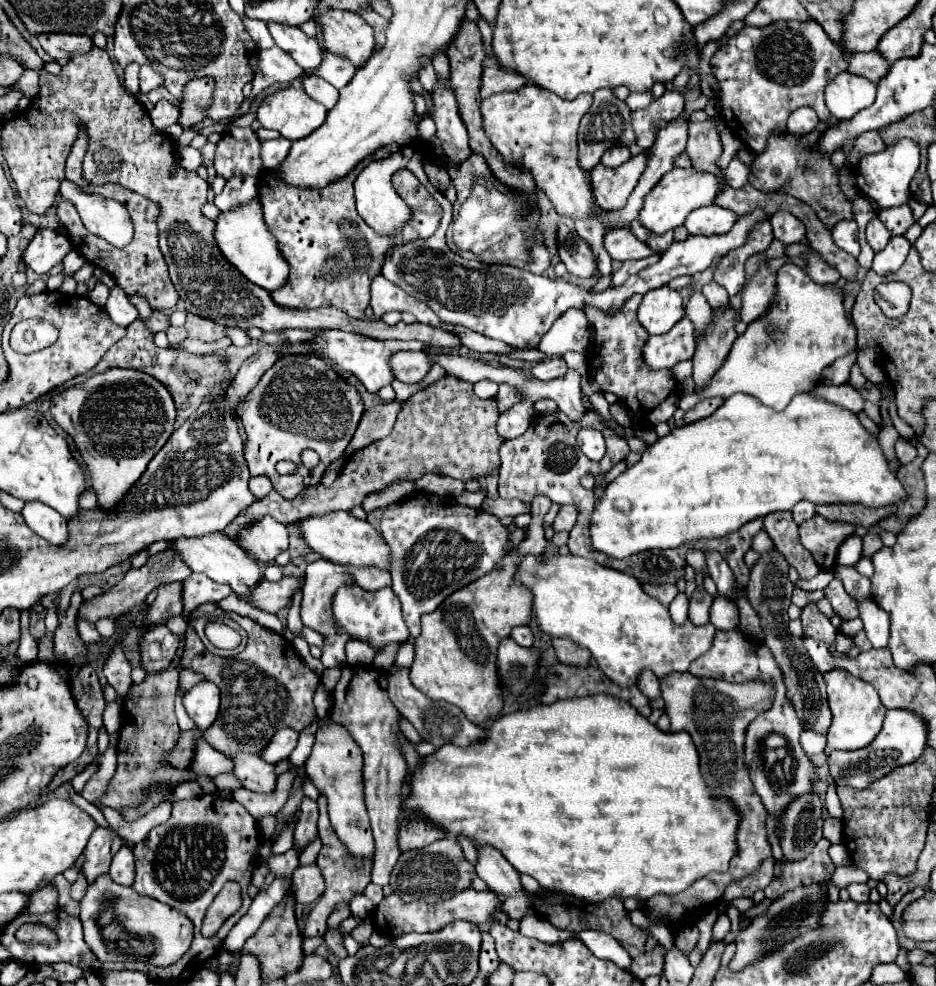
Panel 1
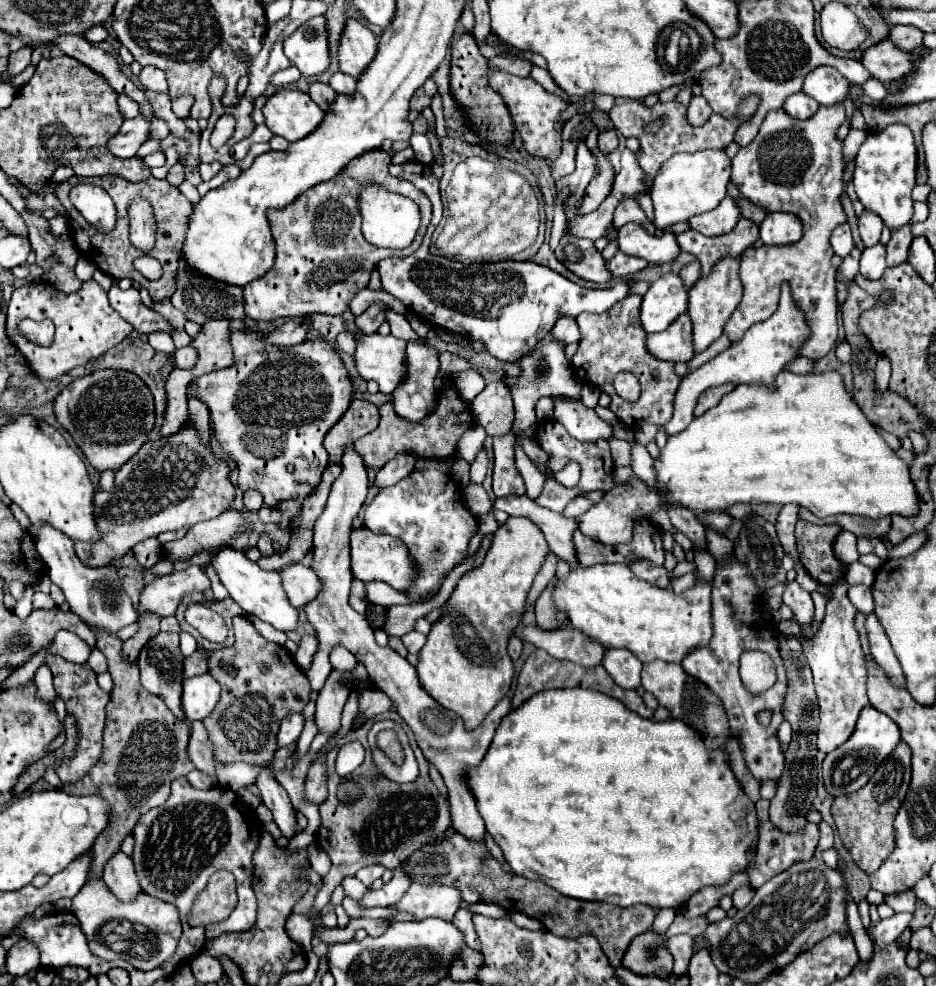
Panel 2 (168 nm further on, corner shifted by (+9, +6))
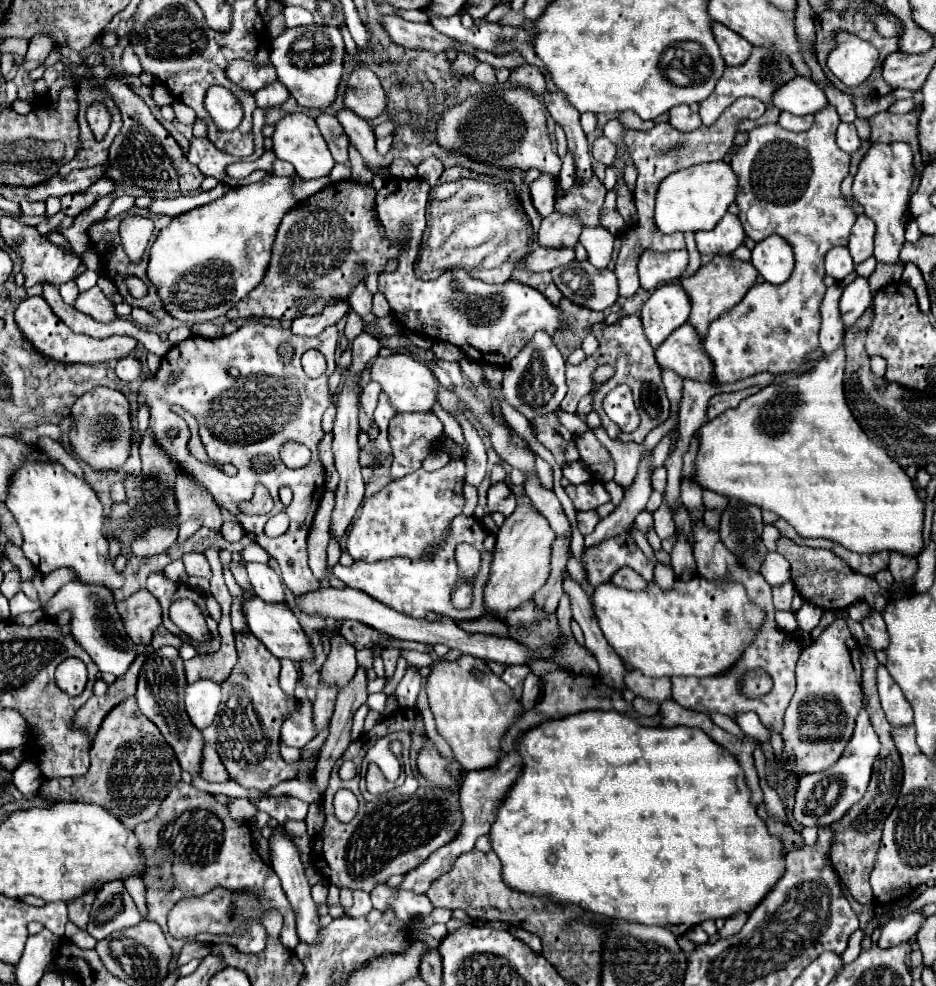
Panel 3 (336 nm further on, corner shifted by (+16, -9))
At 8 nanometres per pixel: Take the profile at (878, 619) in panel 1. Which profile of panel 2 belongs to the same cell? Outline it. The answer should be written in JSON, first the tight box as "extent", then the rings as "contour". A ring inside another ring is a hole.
{"extent":[867,615,905,689],"contour":[[[867,615],[867,631],[869,631],[869,645],[871,645],[871,653],[875,657],[875,661],[879,663],[879,667],[885,671],[887,677],[891,677],[891,683],[897,689],[905,689],[905,675],[901,671],[901,665],[891,649],[891,643],[887,639],[887,635],[883,633],[883,627],[879,625],[879,619],[875,615]]]}

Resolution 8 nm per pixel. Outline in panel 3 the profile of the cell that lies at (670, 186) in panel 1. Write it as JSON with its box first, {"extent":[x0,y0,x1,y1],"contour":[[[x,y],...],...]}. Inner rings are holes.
{"extent":[654,162,736,232],"contour":[[[708,162],[666,176],[656,192],[654,220],[660,232],[698,232],[714,228],[736,196],[736,174],[726,162]]]}

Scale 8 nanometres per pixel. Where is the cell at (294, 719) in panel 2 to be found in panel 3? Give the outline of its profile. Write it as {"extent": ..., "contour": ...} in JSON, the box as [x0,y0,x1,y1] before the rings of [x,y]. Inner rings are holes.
{"extent":[280,700,316,748],"contour":[[[300,700],[298,710],[282,724],[280,742],[286,746],[304,748],[314,736],[316,736],[316,730],[312,724],[312,702]]]}

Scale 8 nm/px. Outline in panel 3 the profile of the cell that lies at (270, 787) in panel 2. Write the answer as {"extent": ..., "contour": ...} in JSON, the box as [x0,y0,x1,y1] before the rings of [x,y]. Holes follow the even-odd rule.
{"extent":[268,828,320,944],"contour":[[[276,828],[272,838],[268,840],[268,846],[270,846],[270,860],[272,860],[272,870],[276,872],[276,876],[280,878],[282,882],[282,888],[296,912],[296,928],[298,928],[298,938],[306,944],[312,944],[318,940],[318,932],[320,932],[320,924],[318,924],[318,914],[316,914],[316,904],[310,896],[310,884],[306,882],[306,876],[304,876],[304,868],[302,868],[302,862],[300,862],[300,854],[298,854],[298,848],[296,844],[290,840],[290,836],[284,832],[284,828]]]}

